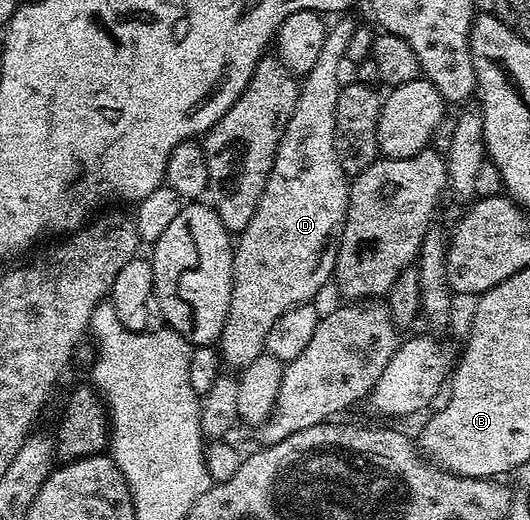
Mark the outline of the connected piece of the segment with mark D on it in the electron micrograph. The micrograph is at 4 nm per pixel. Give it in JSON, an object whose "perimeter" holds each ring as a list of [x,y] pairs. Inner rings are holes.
{"perimeter":[[[348,16],[333,22],[336,23],[327,27],[324,47],[318,55],[317,63],[308,74],[303,75],[299,83],[300,98],[294,104],[290,124],[286,124],[286,132],[278,144],[262,200],[258,200],[258,208],[254,208],[250,224],[246,224],[234,242],[230,308],[218,339],[218,349],[225,367],[243,368],[265,353],[266,336],[270,336],[274,320],[278,320],[278,316],[290,308],[311,303],[312,297],[327,282],[329,285],[333,281],[336,272],[336,247],[340,231],[344,228],[350,189],[349,175],[345,174],[336,151],[336,109],[342,89],[340,65],[345,65],[345,54],[357,23],[351,22]]]}

